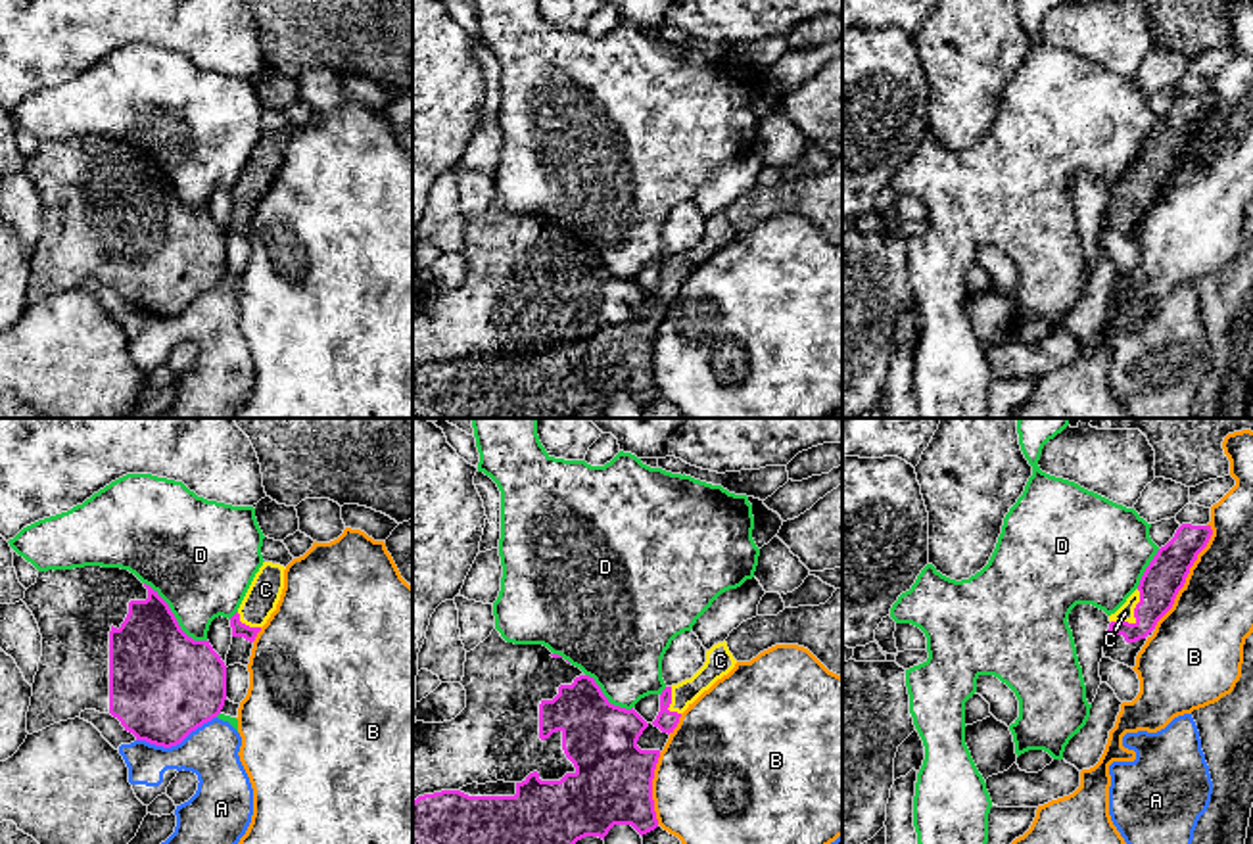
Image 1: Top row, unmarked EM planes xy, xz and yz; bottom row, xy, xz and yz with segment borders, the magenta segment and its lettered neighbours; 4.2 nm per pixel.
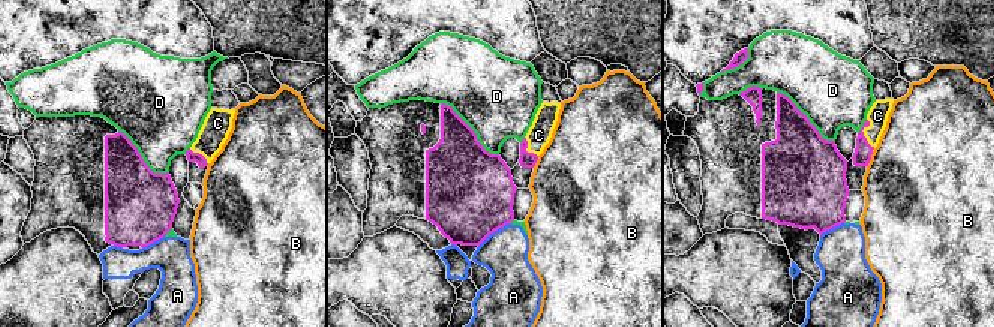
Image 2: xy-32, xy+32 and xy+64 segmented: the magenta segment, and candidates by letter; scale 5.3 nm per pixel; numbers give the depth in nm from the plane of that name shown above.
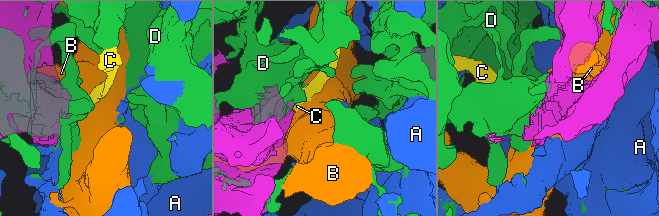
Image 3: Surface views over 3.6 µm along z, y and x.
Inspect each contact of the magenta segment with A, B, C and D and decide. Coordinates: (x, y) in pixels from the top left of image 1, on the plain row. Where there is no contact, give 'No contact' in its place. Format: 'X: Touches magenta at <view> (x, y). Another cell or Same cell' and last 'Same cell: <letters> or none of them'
A: Touches magenta at xy (175, 315). Another cell
B: Touches magenta at yz (1186, 146). Another cell
C: Touches magenta at yz (1134, 187). Another cell
D: Touches magenta at xy (175, 188). Another cell
Same cell: none of them

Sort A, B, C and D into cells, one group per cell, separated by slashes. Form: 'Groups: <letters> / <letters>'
Groups: A D / B / C

